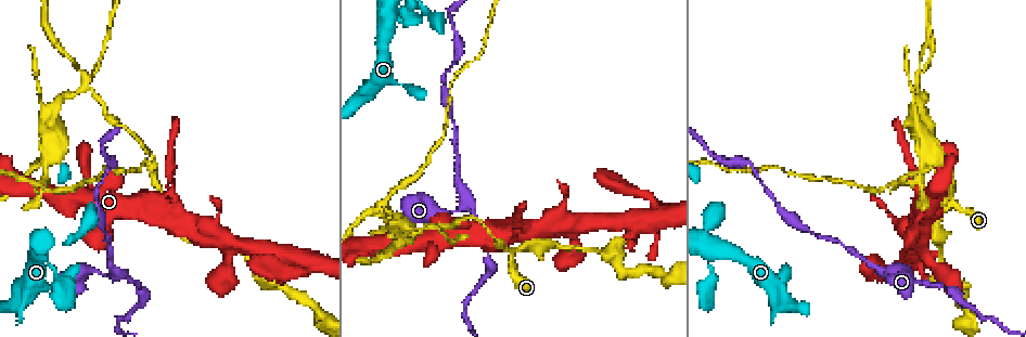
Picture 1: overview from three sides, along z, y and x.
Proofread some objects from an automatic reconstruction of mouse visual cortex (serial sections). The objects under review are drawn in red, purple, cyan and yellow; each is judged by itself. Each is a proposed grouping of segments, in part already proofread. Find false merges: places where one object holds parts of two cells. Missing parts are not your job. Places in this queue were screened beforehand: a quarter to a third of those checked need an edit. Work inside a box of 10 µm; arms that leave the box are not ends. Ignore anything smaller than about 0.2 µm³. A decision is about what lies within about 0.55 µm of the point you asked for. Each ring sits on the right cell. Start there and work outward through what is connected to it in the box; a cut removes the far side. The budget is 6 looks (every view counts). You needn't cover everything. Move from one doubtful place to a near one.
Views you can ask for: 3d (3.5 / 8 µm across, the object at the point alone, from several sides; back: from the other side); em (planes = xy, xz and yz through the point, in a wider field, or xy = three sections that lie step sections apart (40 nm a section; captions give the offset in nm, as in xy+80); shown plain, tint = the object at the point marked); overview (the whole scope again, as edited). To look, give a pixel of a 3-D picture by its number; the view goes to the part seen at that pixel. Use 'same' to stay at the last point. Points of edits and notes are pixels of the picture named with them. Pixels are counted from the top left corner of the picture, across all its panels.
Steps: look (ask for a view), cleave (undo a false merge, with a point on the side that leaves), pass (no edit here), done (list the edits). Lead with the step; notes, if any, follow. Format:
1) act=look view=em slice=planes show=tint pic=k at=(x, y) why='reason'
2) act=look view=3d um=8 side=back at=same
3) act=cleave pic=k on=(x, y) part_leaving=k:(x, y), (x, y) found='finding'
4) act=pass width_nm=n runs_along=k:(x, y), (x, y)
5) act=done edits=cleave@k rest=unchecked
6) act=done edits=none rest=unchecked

act=look view=3d um=8 pic=1 at=(459, 206) why='sharp bend'

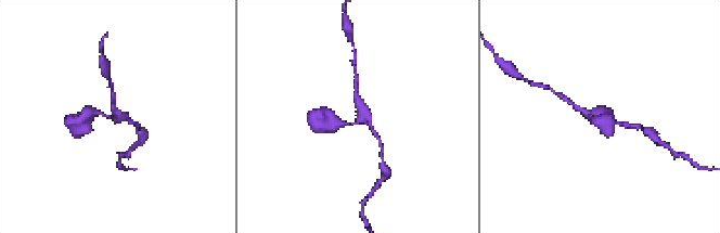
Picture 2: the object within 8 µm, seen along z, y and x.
act=look view=3d um=3.5 at=same why='closer look'

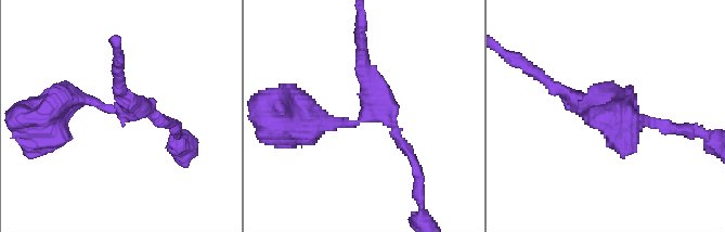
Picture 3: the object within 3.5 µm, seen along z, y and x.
act=look view=em slice=xy step=5 show=tint pic=3 at=(124, 113) arms=3 arm_widths_nm=150,200,300

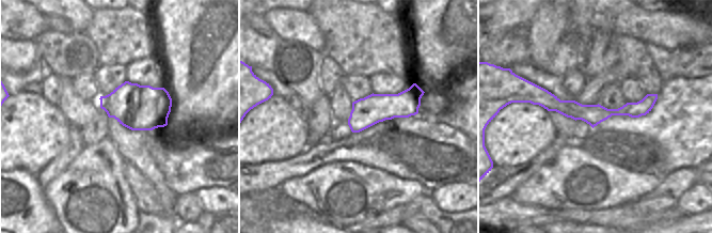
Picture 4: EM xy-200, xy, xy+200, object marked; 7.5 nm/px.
act=pass runs_along=4:(654, 96), (611, 112), (535, 101) found='continuous, no second cell'

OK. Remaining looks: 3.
act=look view=3d um=8 pic=1 at=(87, 87) why='four arms meet'

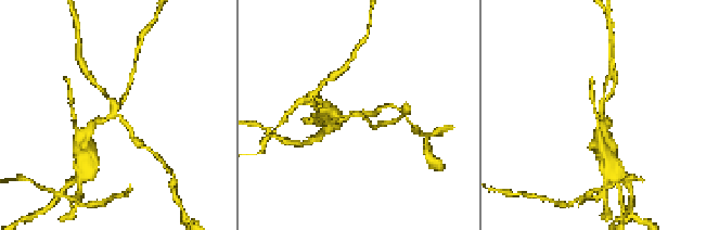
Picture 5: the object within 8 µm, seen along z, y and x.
act=look view=3d um=3.5 at=same

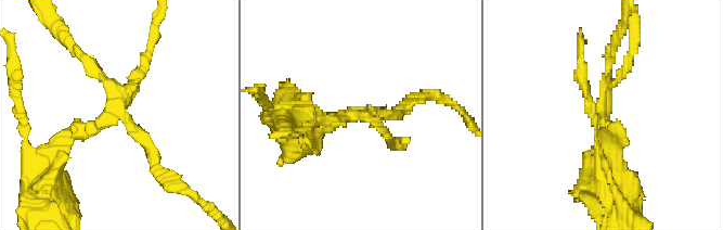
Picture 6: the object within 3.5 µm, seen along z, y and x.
act=cleave pic=6 on=(146, 59) part_leaving=6:(112, 114), (62, 144), (59, 188) found='a second cell is stuck on'

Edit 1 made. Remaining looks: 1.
act=done edits=cleave@6 rest=unchecked

